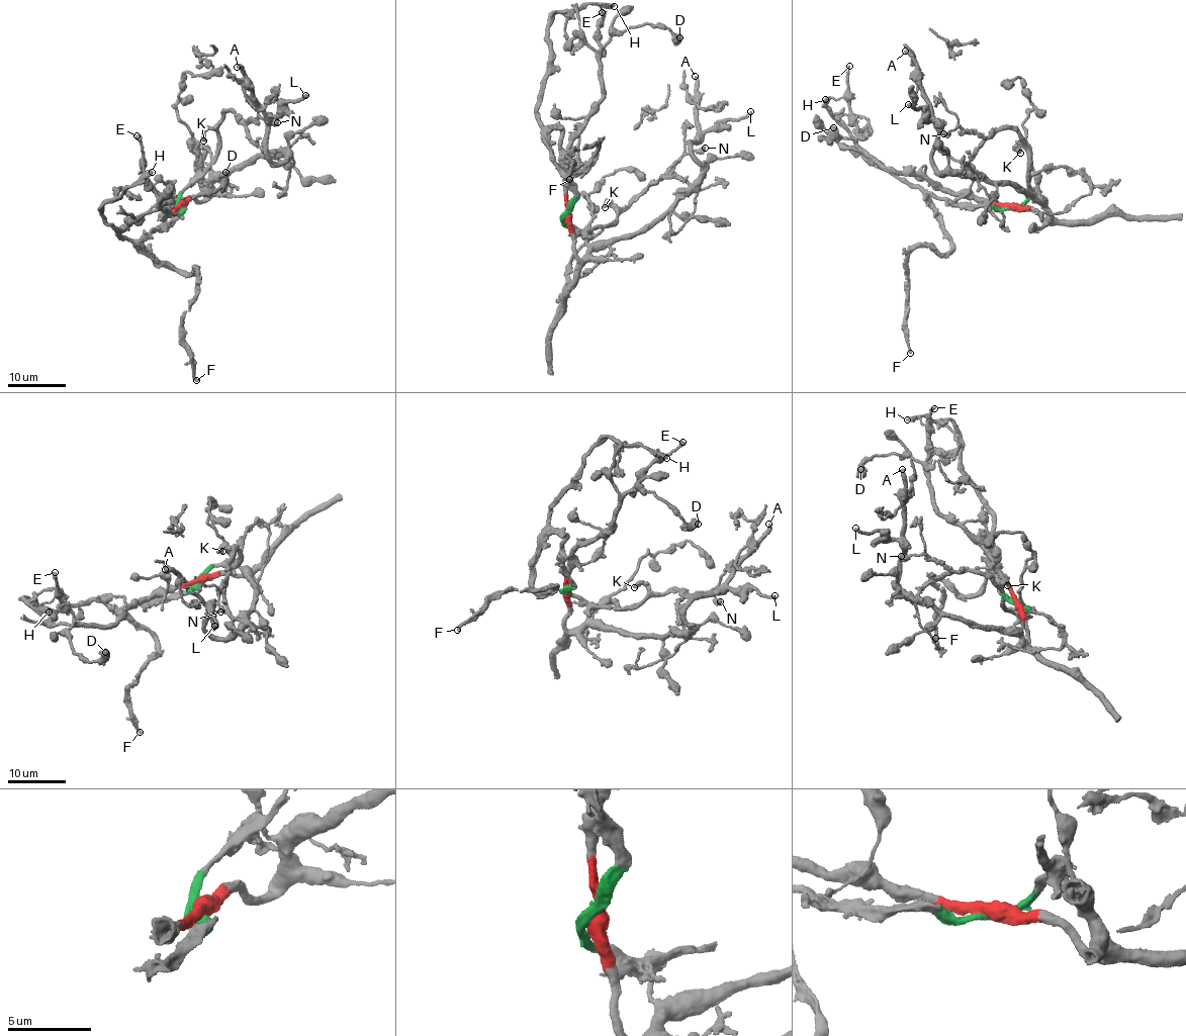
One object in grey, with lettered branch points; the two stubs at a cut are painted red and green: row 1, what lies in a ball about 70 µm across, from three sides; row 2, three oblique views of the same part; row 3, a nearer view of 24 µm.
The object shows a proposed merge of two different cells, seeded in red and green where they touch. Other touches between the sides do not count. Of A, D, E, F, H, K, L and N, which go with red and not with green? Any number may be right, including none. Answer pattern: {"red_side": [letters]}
{"red_side": ["A", "D", "E", "L"]}

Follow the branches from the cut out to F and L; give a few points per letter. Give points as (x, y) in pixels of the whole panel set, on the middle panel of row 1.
F: (567, 214), (574, 183), (557, 128), (546, 144), (565, 174), (580, 170), (598, 145), (573, 152), (569, 180)
L: (567, 214), (581, 260), (641, 233), (699, 176), (693, 140), (750, 111)

